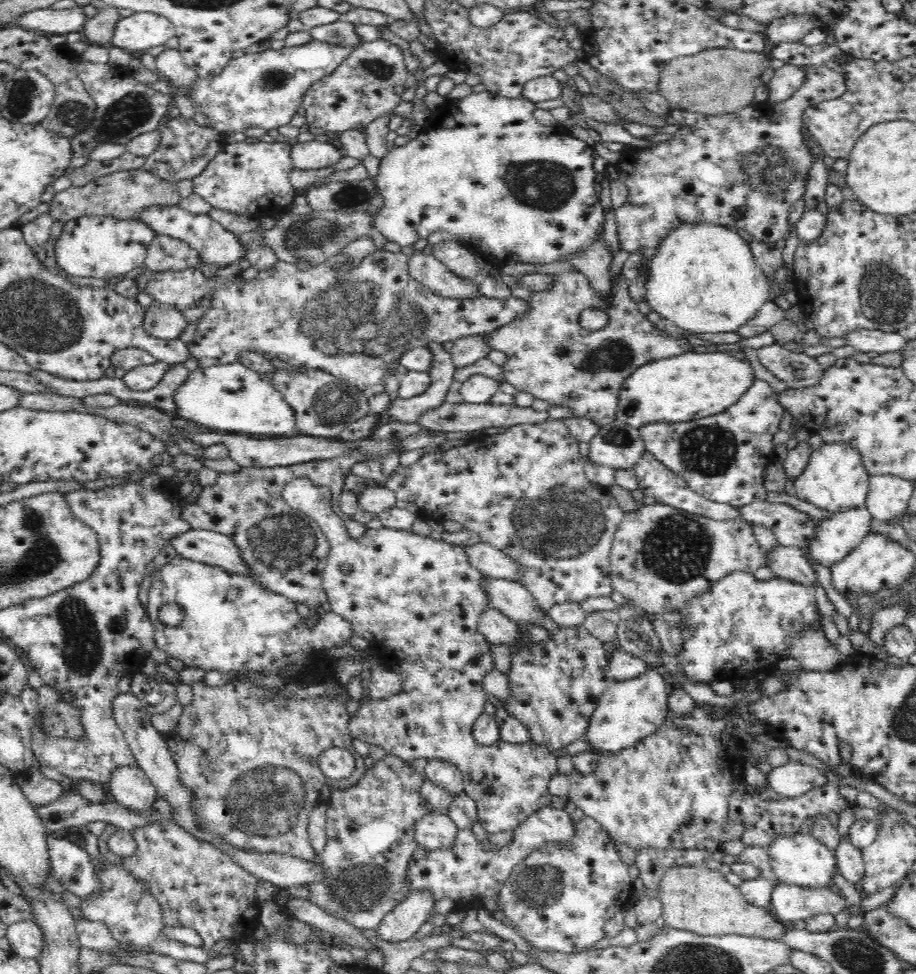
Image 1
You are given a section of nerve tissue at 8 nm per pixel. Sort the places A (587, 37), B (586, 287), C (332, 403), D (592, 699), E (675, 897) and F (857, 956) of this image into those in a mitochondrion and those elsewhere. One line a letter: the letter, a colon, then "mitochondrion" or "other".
A: other
B: other
C: mitochondrion
D: other
E: other
F: mitochondrion

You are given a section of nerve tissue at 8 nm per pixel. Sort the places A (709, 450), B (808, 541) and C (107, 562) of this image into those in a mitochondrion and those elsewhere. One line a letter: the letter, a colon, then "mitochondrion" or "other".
A: mitochondrion
B: other
C: other

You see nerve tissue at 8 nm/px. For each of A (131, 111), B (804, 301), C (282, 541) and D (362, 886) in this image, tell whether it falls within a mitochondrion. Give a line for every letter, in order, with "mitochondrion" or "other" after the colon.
A: mitochondrion
B: other
C: mitochondrion
D: mitochondrion

